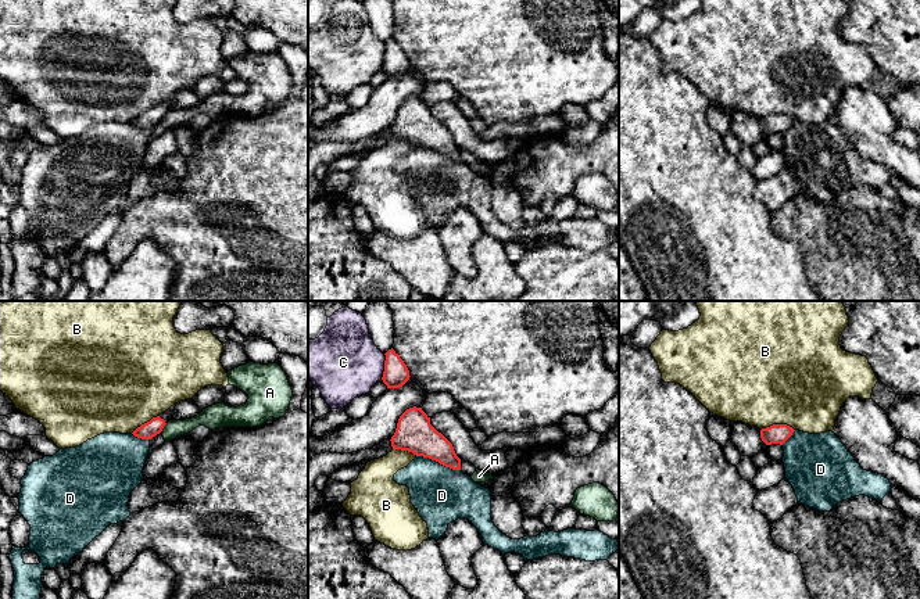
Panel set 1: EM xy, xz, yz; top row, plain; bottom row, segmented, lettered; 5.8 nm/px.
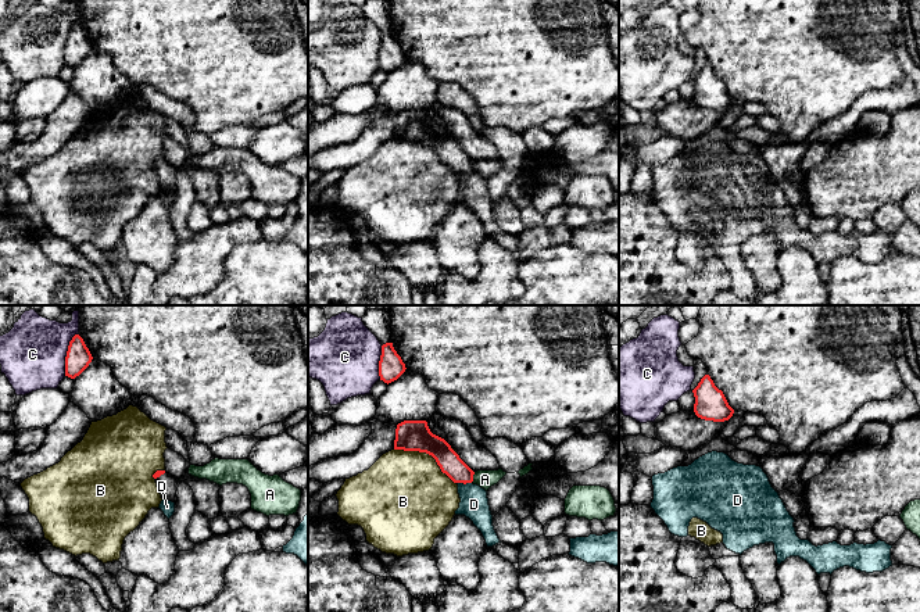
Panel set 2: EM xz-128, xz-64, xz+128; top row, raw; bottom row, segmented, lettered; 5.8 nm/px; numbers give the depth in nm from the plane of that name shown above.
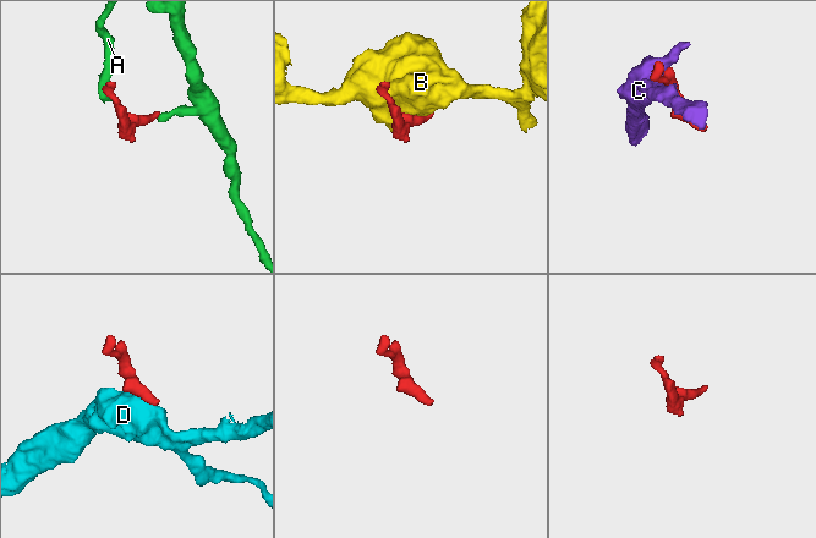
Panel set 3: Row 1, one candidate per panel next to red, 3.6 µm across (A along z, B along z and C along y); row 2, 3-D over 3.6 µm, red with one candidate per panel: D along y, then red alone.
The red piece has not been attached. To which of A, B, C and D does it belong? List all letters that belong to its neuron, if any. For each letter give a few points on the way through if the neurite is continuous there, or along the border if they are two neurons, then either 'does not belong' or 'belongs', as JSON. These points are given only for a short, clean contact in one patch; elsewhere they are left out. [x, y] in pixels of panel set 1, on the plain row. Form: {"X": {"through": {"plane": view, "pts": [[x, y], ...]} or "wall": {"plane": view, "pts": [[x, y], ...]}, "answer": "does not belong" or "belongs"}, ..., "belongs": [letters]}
{"A": {"wall": {"plane": "xy", "pts": [[167, 113], [160, 121]]}, "answer": "does not belong"}, "B": {"answer": "does not belong"}, "C": {"answer": "does not belong"}, "D": {"wall": {"plane": "xz", "pts": [[416, 144], [435, 149], [460, 160]]}, "answer": "does not belong"}, "belongs": []}

